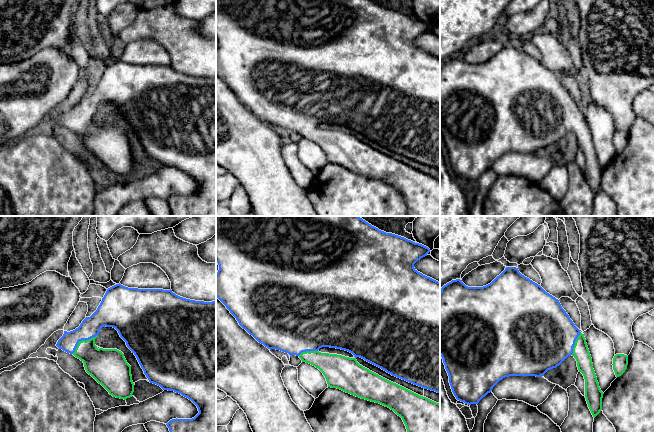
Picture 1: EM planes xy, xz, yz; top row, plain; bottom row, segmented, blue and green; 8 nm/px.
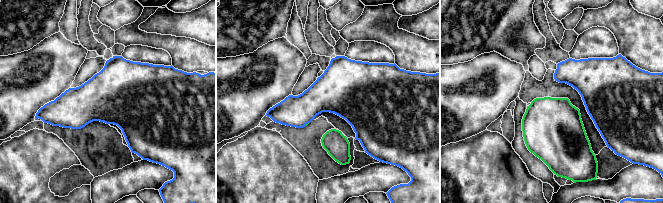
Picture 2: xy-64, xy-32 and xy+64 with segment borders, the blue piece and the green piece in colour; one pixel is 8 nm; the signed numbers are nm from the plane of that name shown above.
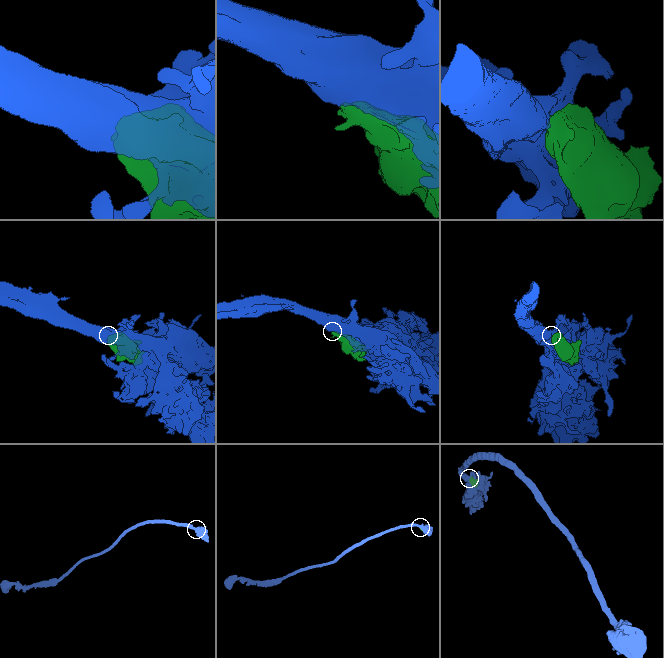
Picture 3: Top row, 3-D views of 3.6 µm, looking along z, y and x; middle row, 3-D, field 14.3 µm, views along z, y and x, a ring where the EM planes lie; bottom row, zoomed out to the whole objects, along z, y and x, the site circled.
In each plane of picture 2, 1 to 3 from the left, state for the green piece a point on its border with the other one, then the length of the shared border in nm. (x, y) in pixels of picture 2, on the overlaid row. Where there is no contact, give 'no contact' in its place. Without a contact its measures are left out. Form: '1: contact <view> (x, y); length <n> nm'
1: no contact
2: contact xy-32 (306, 123); length 40 nm
3: no contact

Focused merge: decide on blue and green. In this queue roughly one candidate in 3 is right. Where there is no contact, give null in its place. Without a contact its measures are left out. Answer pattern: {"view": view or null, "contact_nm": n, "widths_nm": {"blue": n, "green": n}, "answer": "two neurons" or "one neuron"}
{"view": "xy", "contact_nm": 260, "widths_nm": {"blue": 160, "green": 240}, "answer": "one neuron"}

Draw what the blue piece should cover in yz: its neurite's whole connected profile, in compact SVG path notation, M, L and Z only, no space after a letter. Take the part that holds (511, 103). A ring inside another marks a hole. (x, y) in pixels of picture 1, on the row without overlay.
M506 43L490 60L483 63L468 63L462 56L456 55L447 59L440 67L440 132L443 135L445 145L449 152L452 168L457 176L465 180L478 180L479 177L490 169L493 163L503 154L509 152L536 152L542 153L548 146L559 142L568 132L573 132L577 137L577 143L585 155L585 174L588 183L595 194L602 186L603 168L599 163L592 134L586 119L584 110L575 102L569 91L562 84L558 75L547 69L540 61L522 51L516 43Z

